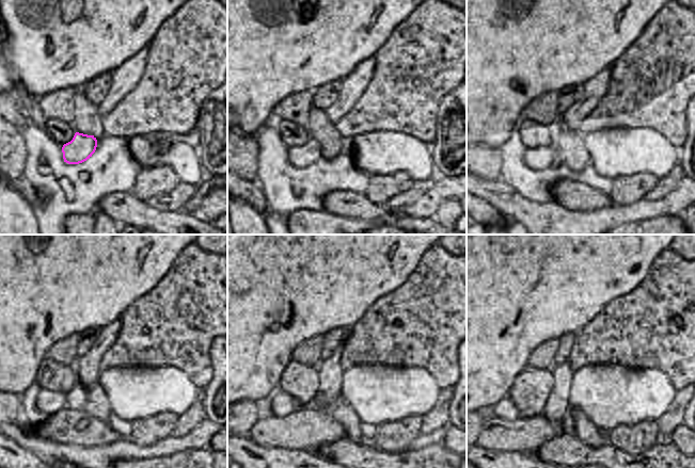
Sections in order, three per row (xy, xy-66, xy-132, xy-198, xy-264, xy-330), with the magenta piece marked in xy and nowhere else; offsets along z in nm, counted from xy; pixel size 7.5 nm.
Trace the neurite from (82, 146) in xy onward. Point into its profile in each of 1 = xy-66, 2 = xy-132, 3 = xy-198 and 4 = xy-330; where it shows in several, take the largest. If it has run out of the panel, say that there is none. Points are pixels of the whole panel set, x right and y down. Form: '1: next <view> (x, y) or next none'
1: next xy-66 (310, 154)
2: next xy-132 (542, 158)
3: next xy-198 (49, 403)
4: next xy-330 (506, 409)

